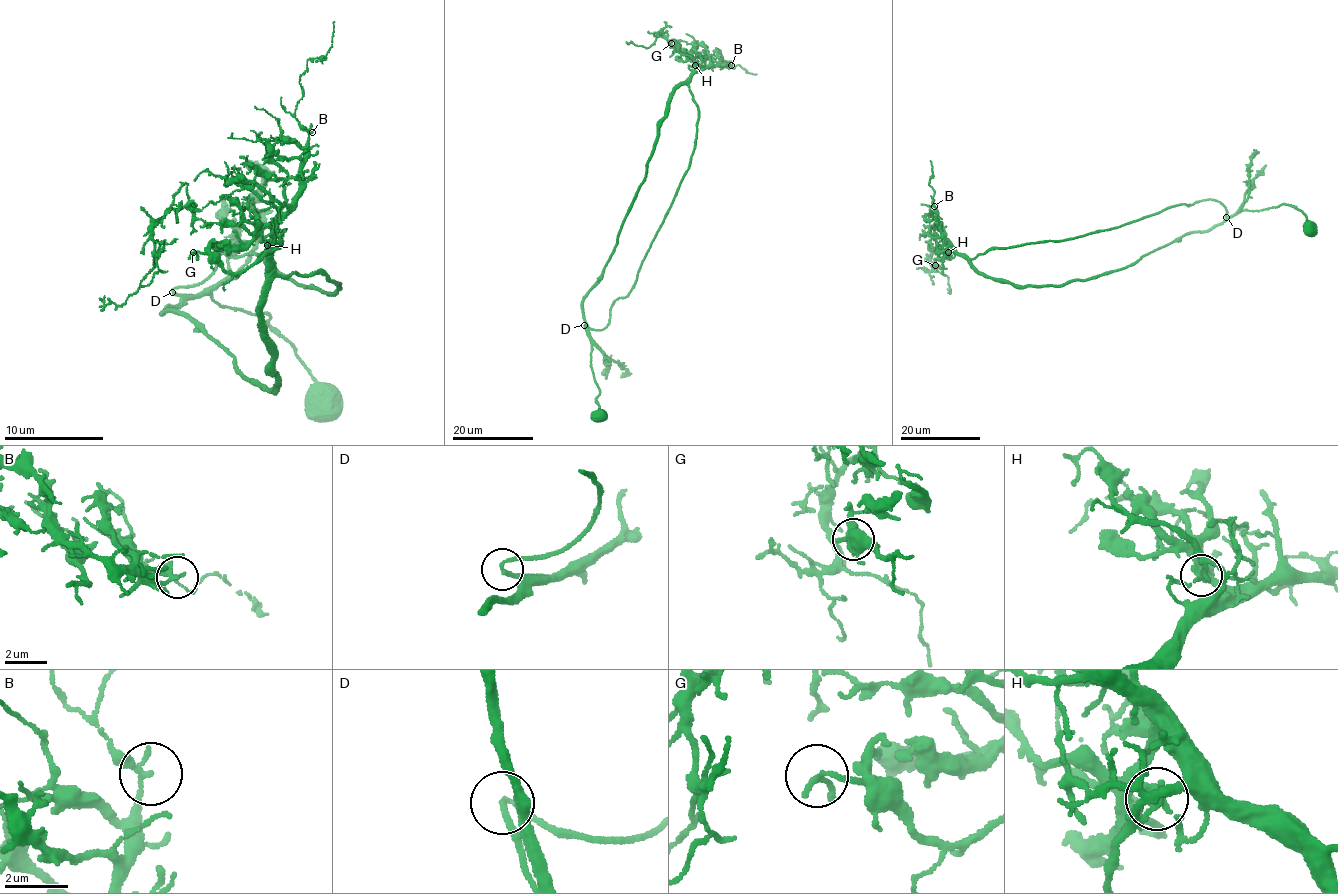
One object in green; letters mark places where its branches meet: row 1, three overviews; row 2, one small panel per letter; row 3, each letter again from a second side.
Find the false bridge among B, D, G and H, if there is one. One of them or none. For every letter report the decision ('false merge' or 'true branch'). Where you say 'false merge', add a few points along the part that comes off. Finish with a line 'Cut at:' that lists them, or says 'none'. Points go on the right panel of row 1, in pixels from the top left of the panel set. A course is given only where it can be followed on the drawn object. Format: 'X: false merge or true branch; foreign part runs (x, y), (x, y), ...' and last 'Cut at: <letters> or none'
B: true branch
D: true branch
G: true branch
H: true branch
Cut at: none

